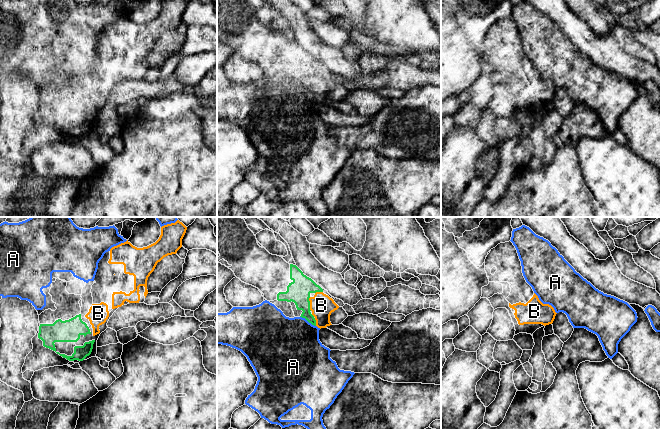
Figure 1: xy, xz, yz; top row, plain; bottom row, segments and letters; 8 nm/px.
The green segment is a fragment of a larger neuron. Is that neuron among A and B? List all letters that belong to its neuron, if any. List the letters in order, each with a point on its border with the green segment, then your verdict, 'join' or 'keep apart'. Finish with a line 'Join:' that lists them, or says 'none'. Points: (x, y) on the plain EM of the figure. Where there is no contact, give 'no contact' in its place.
A: xz (308, 97) | keep apart
B: xz (309, 80) | join
Join: B

